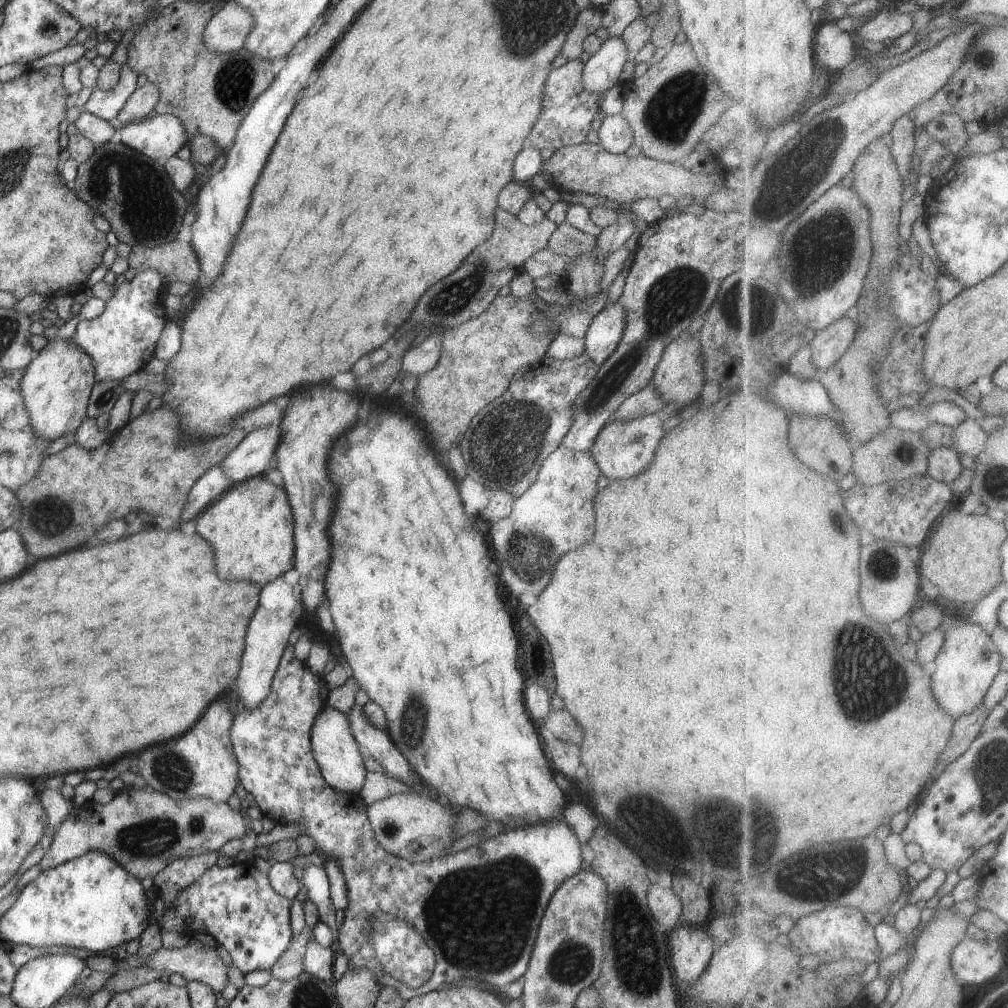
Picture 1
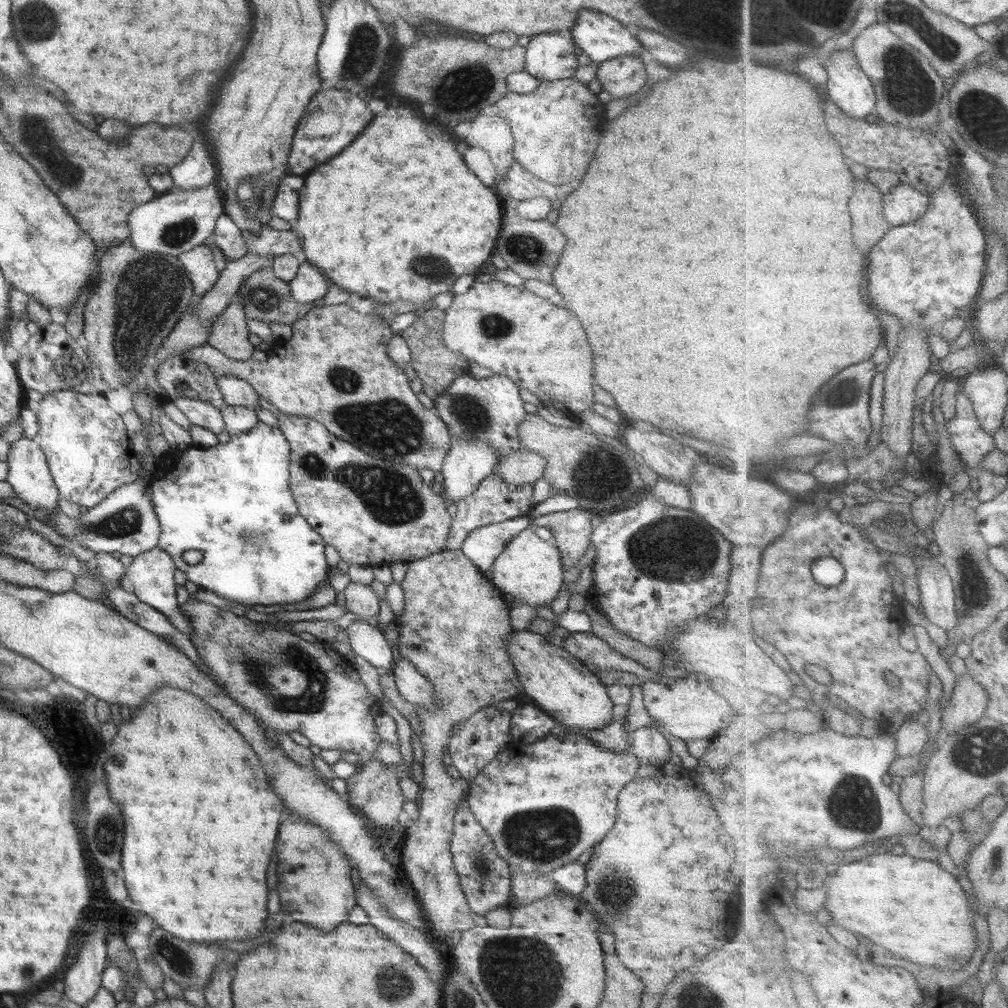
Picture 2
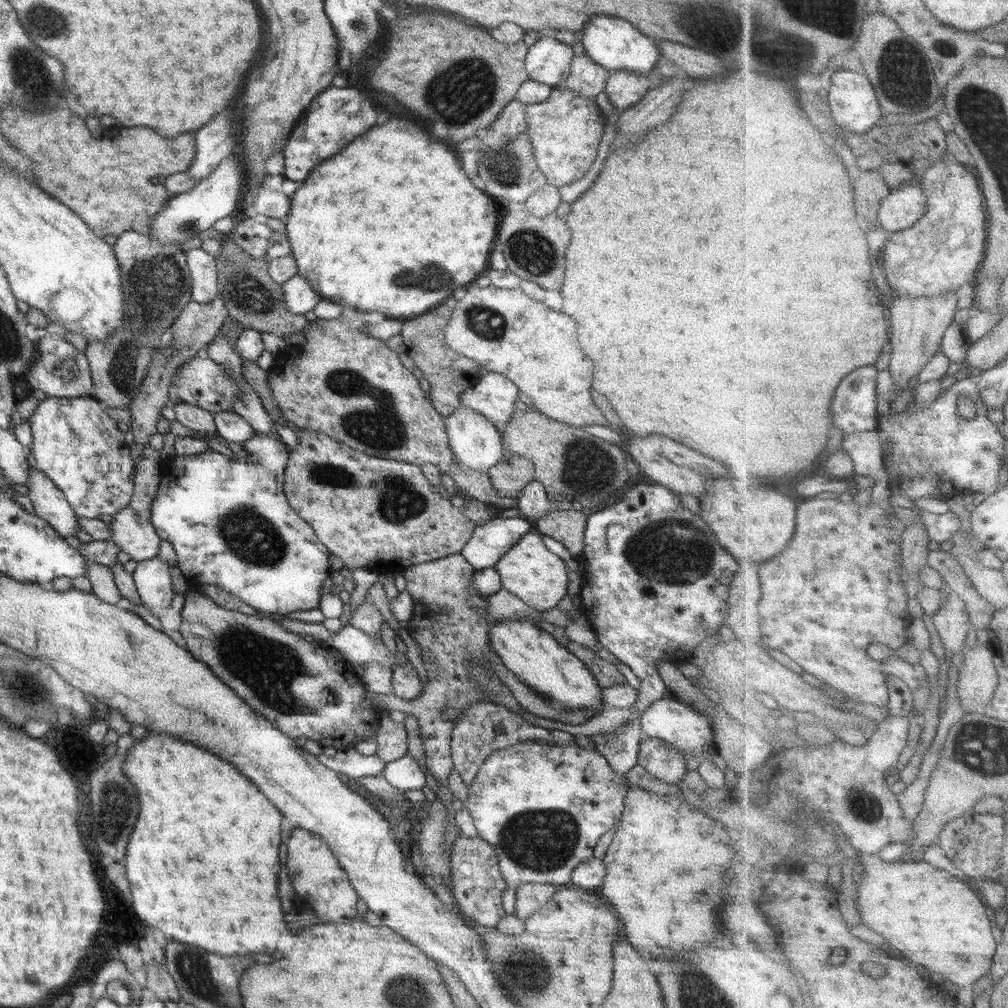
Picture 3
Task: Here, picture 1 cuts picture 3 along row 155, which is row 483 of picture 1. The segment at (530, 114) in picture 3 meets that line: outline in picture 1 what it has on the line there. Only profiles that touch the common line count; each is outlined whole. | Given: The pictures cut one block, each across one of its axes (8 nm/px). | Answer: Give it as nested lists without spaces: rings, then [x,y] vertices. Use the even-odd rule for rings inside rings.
[[[561,445],[544,460],[535,484],[515,498],[508,518],[502,518],[490,526],[488,536],[500,562],[500,578],[512,596],[525,604],[534,604],[546,584],[550,584],[558,560],[594,538],[596,514],[593,509],[599,492],[597,480],[600,474],[590,451],[576,451]]]

